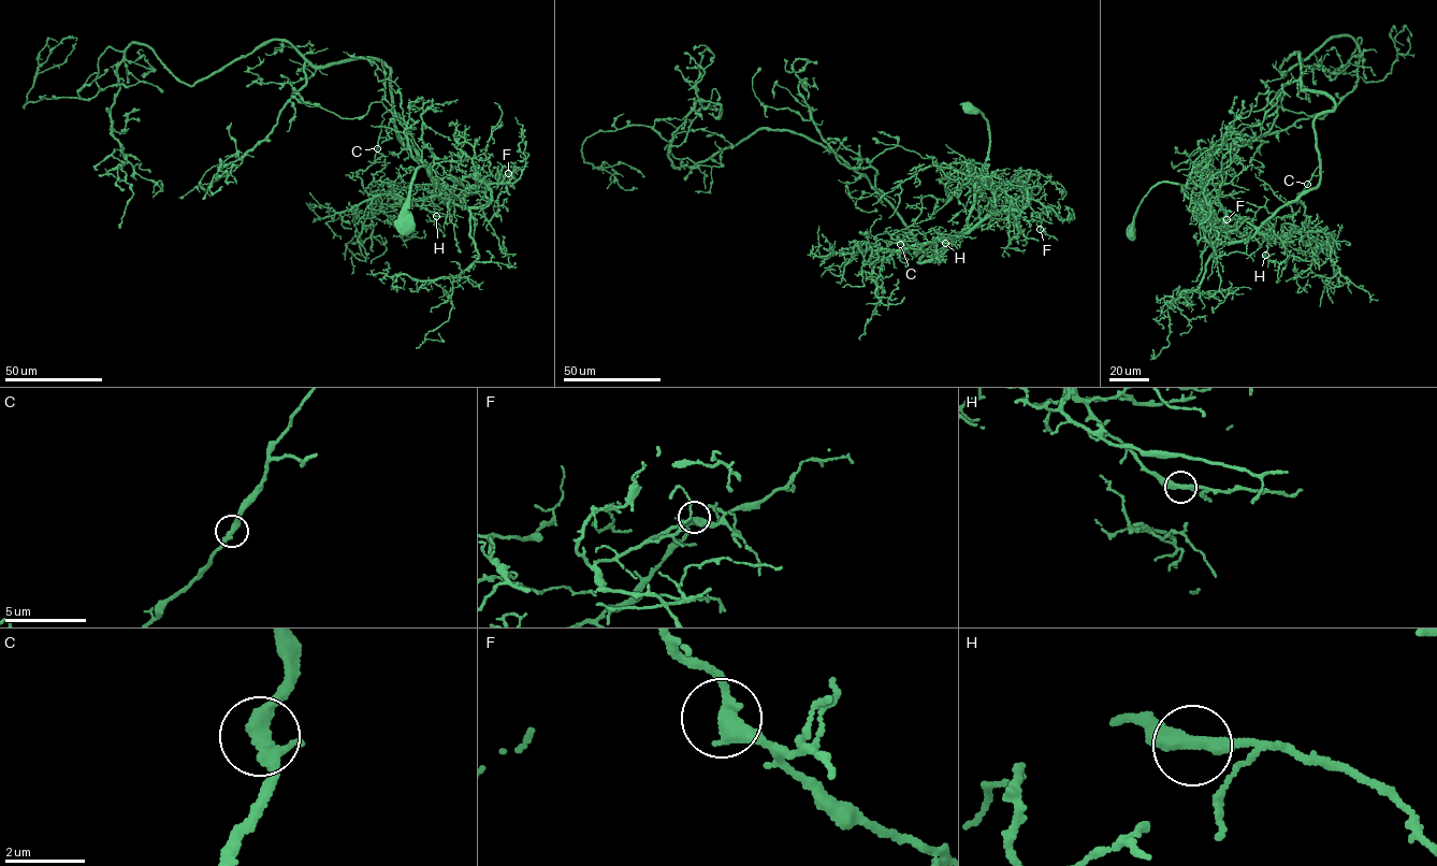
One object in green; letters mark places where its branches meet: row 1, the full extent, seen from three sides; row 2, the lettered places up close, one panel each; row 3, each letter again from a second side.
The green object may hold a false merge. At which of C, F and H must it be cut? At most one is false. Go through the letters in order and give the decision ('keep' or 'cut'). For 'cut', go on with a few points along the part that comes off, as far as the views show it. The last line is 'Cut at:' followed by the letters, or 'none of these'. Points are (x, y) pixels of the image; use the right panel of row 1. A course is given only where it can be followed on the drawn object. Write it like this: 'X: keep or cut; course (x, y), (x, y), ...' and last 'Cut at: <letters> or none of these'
C: keep
F: keep
H: keep
Cut at: none of these

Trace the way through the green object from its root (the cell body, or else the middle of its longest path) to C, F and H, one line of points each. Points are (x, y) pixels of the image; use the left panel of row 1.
C: (404, 226), (418, 168), (427, 166), (443, 188), (416, 199), (369, 195), (357, 173), (373, 162), (377, 148)
F: (404, 226), (412, 178), (424, 164), (447, 196), (472, 207), (488, 204), (488, 185), (508, 173)
H: (404, 226), (412, 178), (424, 164), (429, 175), (437, 179), (443, 188), (440, 193), (423, 202), (436, 216)

